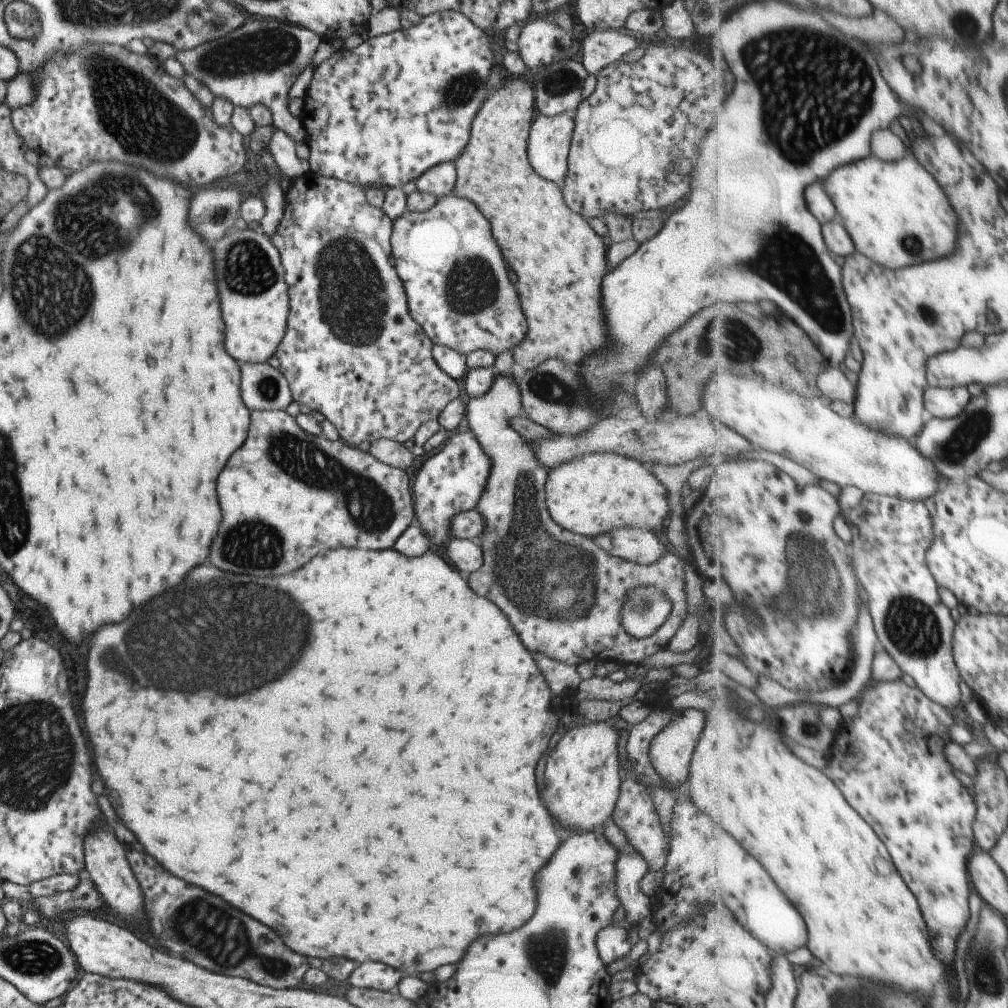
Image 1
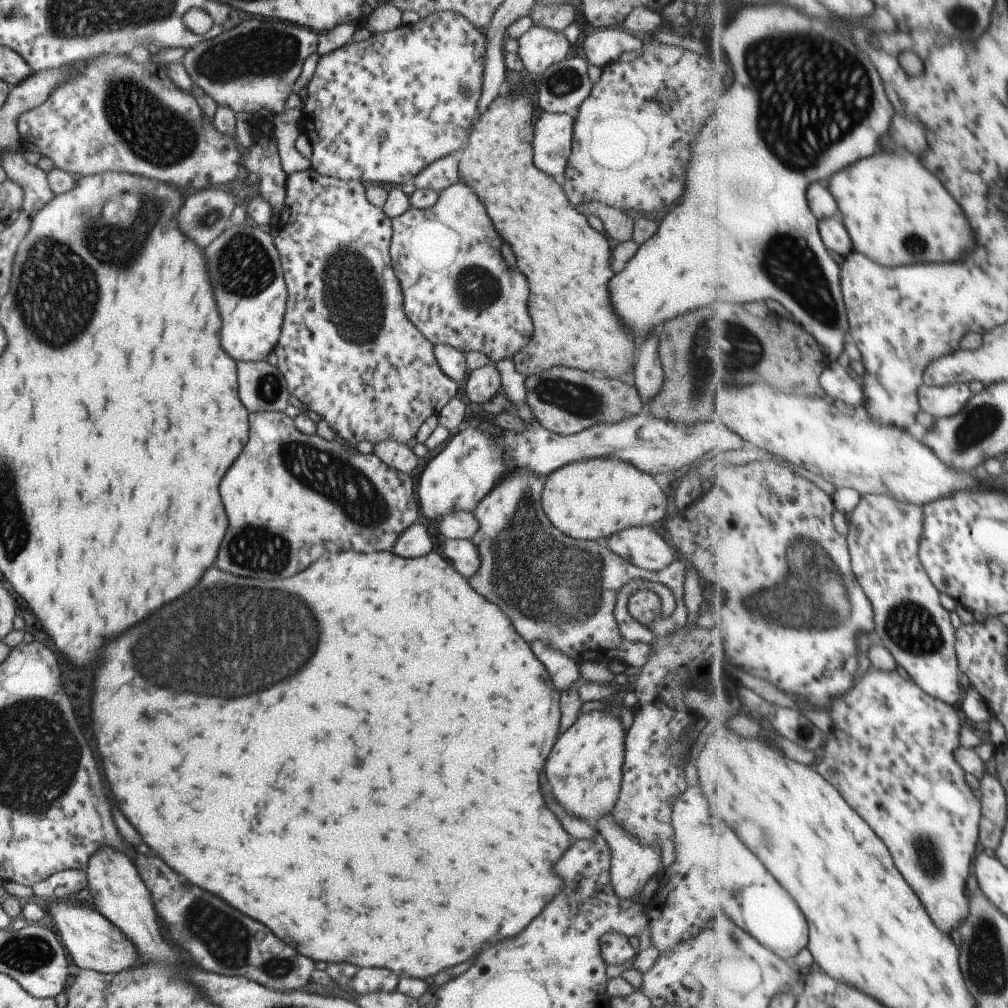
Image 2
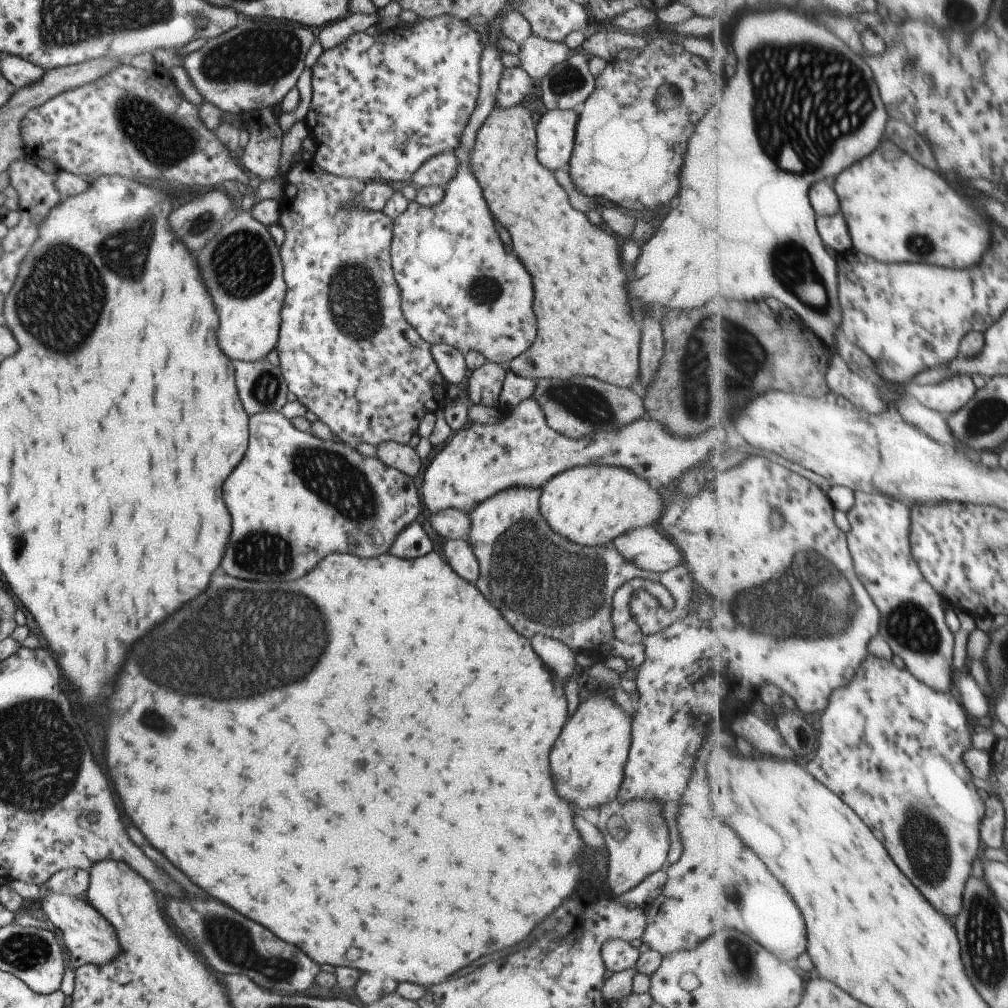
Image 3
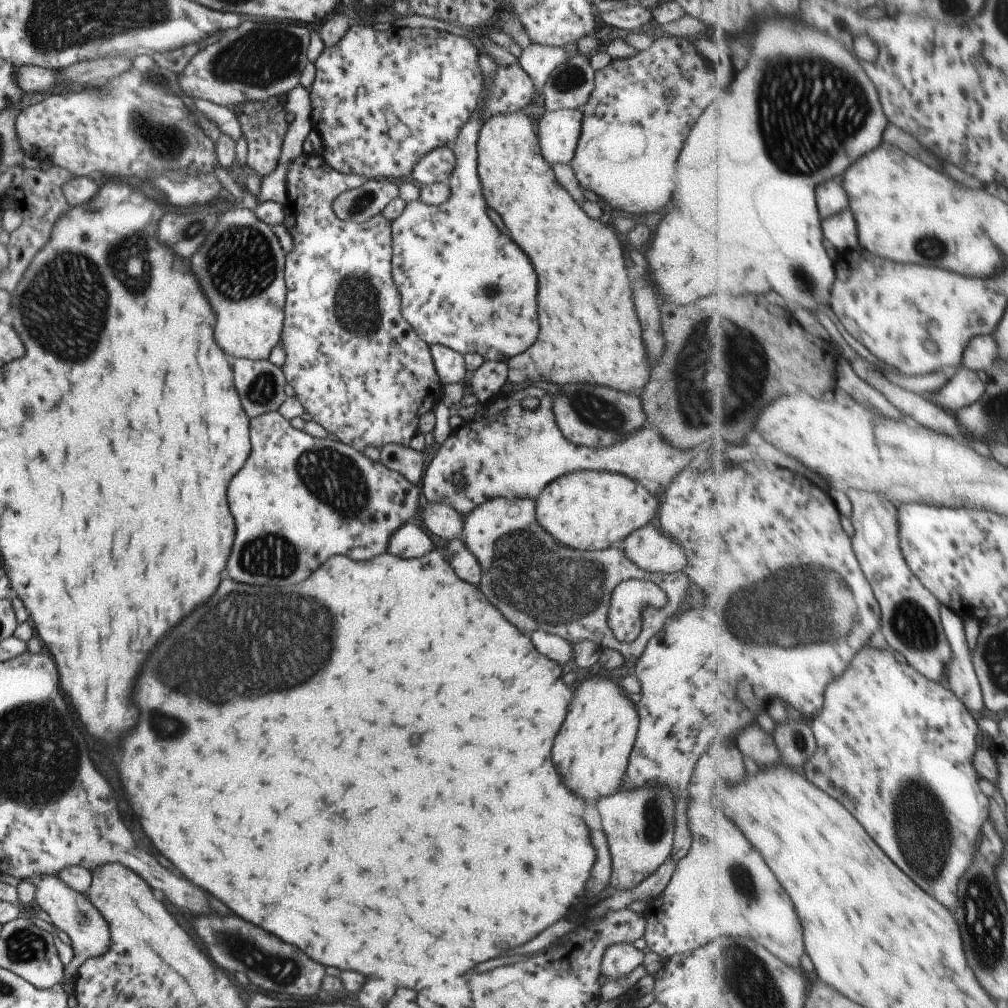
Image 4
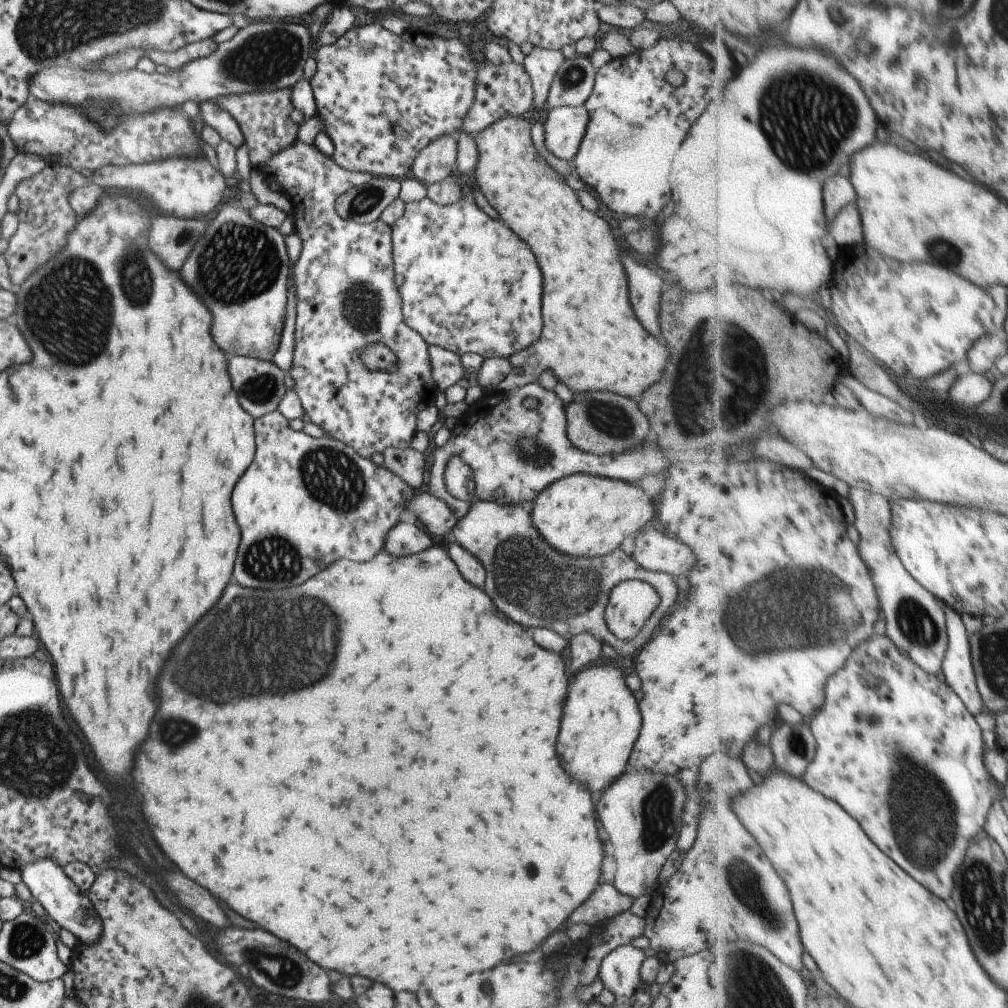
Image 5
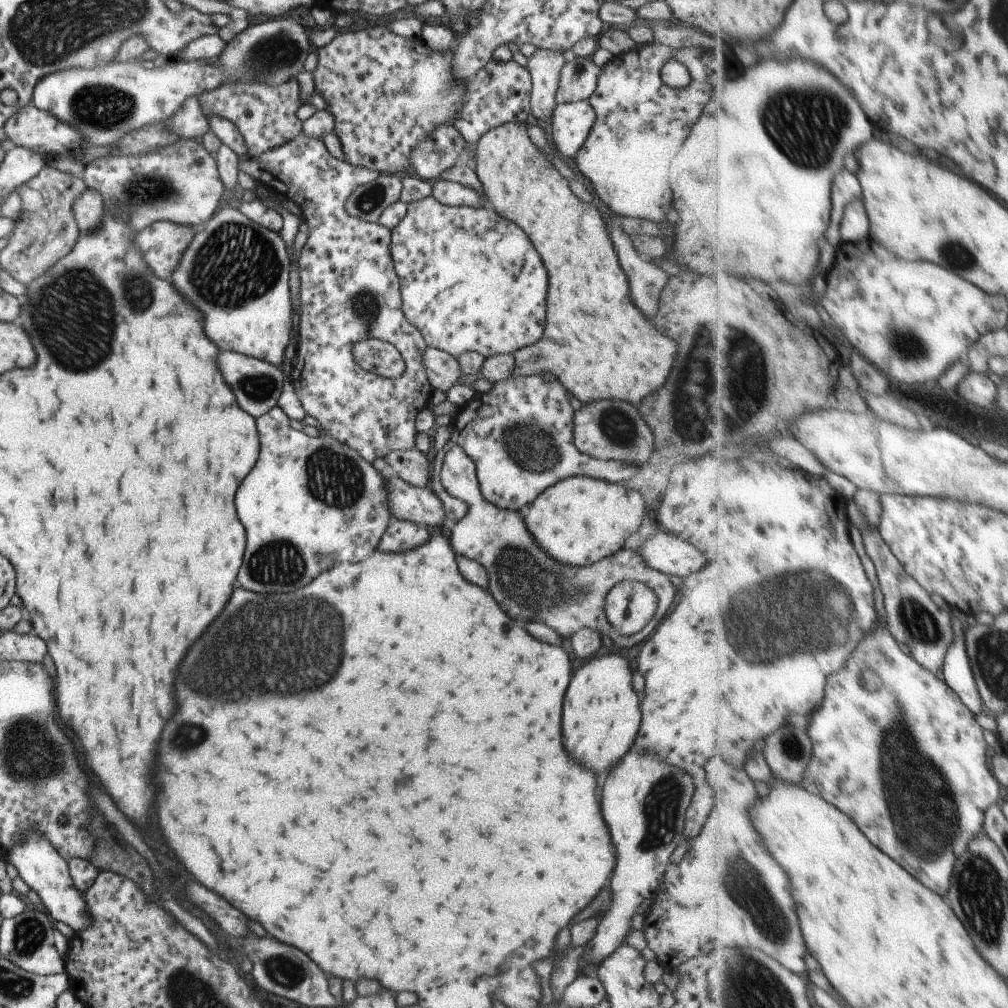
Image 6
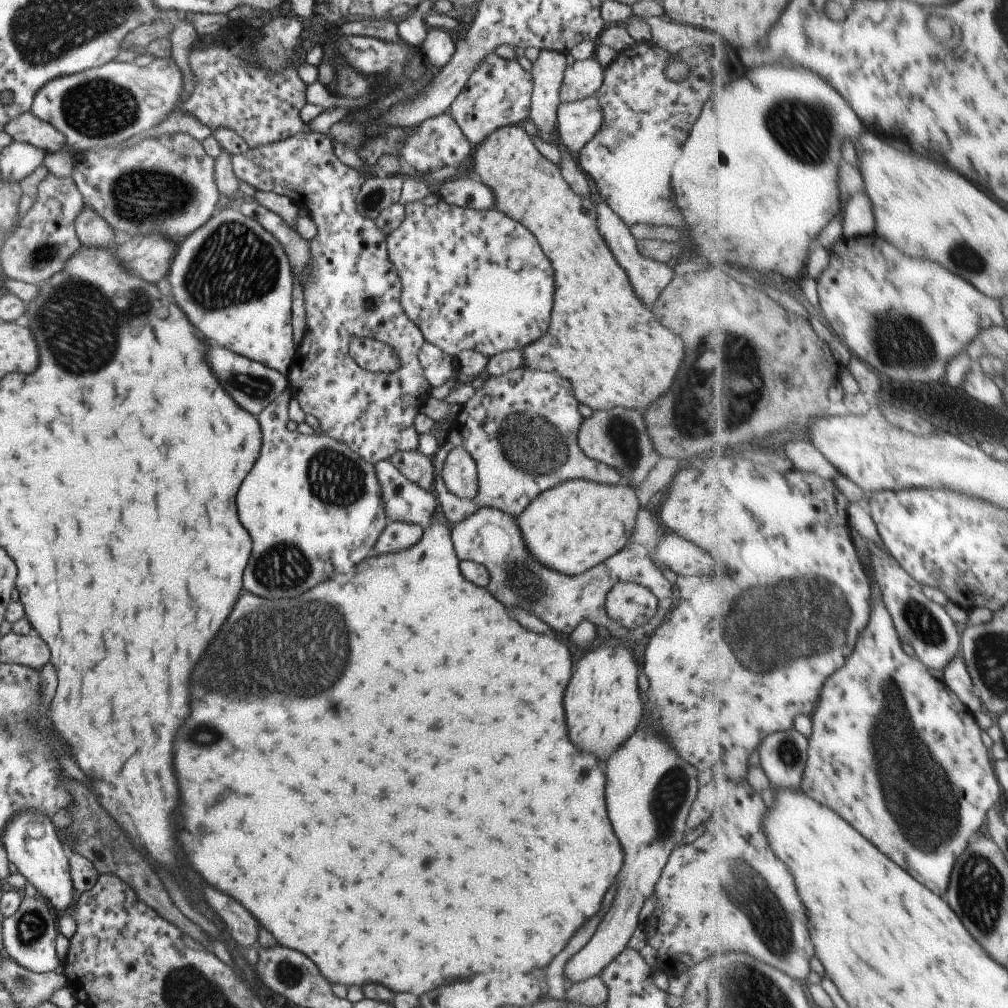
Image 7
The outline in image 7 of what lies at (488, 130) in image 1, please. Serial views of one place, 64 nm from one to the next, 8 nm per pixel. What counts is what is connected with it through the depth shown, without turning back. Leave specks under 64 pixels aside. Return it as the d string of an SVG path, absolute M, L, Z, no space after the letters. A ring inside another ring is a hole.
M508 125L502 128L494 129L483 141L482 144L475 150L473 154L472 171L476 171L480 180L493 192L495 196L496 209L500 212L506 213L510 218L520 222L522 226L525 226L534 236L536 240L540 242L540 248L542 252L546 254L546 258L550 260L552 268L554 268L554 278L556 278L556 290L554 290L554 304L552 305L551 323L548 330L536 341L528 346L525 346L522 351L523 366L526 370L535 370L549 373L550 376L557 375L557 378L563 382L570 382L573 388L573 393L580 403L586 404L593 411L599 411L609 409L612 407L623 406L629 409L644 412L647 410L647 406L653 403L658 397L661 397L672 384L674 375L677 373L679 366L682 362L682 356L684 356L684 344L682 340L678 338L677 334L674 334L671 330L664 328L662 324L656 322L656 318L652 316L652 312L636 298L632 286L630 286L630 280L628 275L618 262L616 257L607 245L605 238L599 233L598 221L597 221L597 206L594 204L590 197L582 197L575 194L564 177L560 173L560 169L552 164L550 160L547 160L534 146L532 138L520 125Z

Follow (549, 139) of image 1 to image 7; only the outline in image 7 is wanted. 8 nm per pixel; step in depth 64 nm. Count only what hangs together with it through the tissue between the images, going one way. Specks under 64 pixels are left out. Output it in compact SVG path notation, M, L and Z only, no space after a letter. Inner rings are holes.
M595 96L560 103L557 110L558 138L572 156L581 149L600 128L603 112Z

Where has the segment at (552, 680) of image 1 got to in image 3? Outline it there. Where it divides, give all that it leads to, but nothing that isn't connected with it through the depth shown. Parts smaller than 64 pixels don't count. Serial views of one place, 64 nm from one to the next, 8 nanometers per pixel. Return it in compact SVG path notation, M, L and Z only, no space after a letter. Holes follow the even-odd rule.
M544 635L534 636L532 638L532 648L536 654L542 658L542 662L554 670L556 678L562 680L564 686L570 677L575 677L576 659L573 650L558 639L550 638Z

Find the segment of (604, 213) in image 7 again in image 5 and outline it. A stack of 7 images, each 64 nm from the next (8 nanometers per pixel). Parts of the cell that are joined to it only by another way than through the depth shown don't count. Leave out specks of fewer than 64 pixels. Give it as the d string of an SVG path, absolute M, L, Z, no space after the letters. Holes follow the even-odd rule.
M622 254L624 270L630 286L630 300L634 314L638 314L638 320L644 324L646 330L654 338L662 338L661 324L661 296L666 287L666 282L660 278L656 269L636 262L628 255Z

